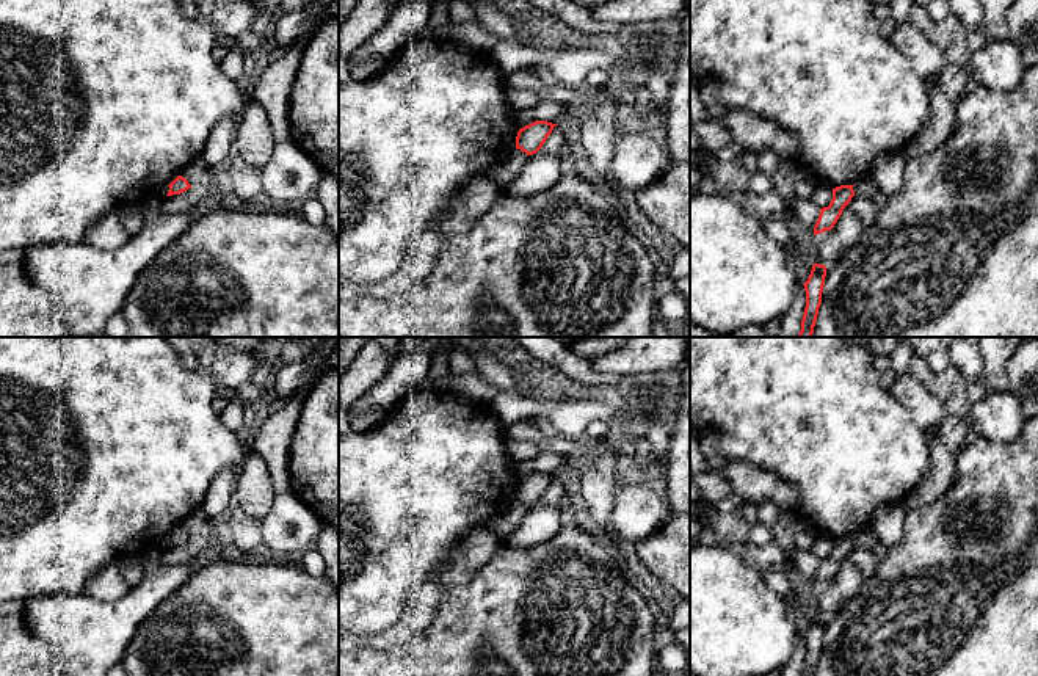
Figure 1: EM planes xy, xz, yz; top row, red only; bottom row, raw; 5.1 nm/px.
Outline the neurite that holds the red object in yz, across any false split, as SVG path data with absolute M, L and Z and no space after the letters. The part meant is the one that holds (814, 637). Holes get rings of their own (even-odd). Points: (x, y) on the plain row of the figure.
M814 615L808 632L803 635L806 641L806 659L801 676L815 676L818 659L822 656L822 643L825 637L826 618Z

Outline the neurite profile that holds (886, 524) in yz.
M894 502L878 507L866 530L883 546L891 547L903 538L905 519L906 519L905 502Z

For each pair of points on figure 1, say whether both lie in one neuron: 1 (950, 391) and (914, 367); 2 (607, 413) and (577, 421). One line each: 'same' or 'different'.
1: same
2: same

